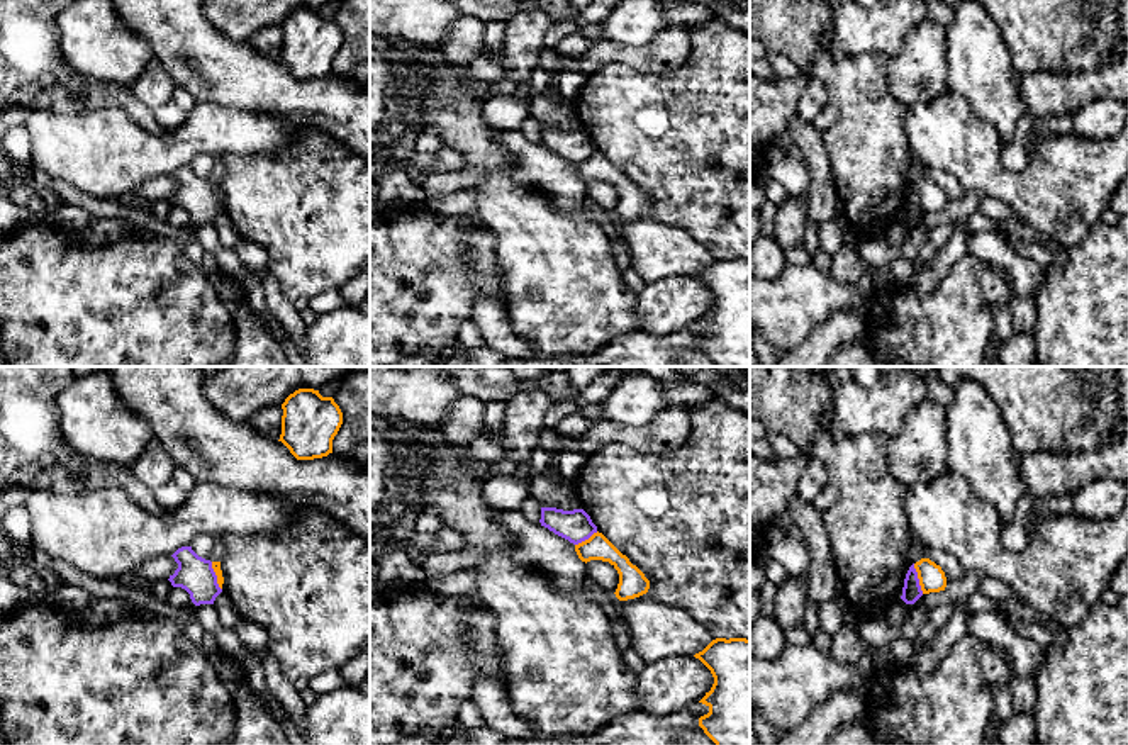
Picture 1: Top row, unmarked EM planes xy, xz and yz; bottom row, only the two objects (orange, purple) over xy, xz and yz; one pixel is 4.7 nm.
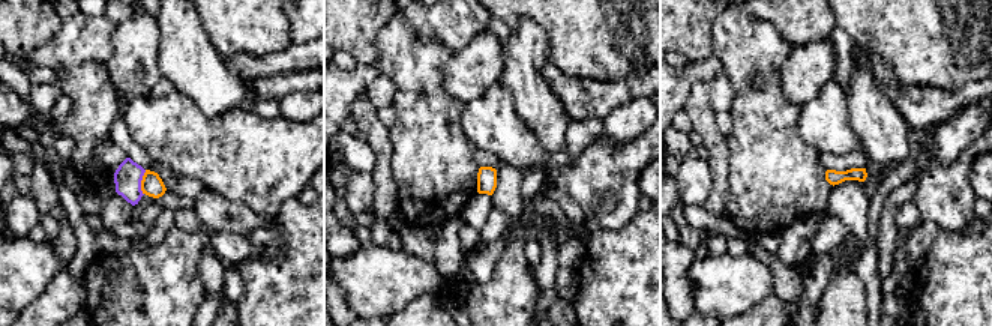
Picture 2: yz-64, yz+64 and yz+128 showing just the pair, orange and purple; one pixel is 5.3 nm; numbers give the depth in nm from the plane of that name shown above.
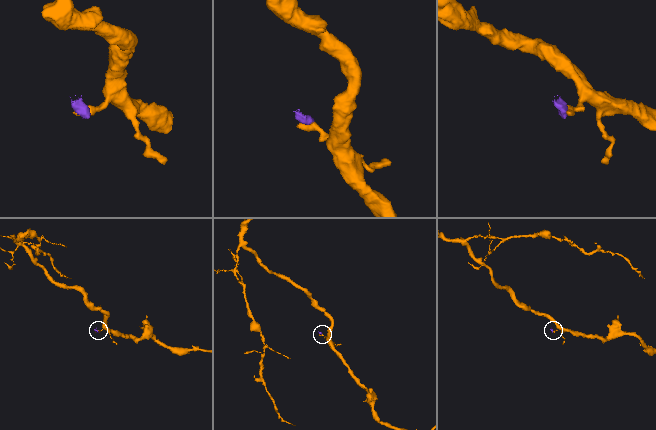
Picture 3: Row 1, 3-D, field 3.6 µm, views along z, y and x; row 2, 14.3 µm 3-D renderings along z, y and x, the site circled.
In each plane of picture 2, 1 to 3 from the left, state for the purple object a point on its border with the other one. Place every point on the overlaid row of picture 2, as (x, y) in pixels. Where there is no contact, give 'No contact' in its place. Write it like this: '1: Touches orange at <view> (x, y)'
1: Touches orange at yz-64 (141, 182)
2: No contact
3: No contact

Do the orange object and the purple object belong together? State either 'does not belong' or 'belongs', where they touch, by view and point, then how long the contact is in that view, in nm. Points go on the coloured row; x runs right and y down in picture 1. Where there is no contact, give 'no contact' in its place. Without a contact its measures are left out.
does not belong | yz (918, 577) | 150 nm

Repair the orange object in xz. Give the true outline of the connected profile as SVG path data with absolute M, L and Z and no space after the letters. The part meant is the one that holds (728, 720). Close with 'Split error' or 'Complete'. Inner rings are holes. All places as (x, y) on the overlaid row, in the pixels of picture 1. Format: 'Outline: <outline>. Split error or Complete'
Outline: M716 638L694 655L712 674L714 684L699 701L709 713L699 718L699 726L716 745L750 745L750 640Z. Complete

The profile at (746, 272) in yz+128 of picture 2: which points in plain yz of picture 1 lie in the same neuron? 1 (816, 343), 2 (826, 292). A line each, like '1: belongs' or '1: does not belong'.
1: does not belong
2: belongs

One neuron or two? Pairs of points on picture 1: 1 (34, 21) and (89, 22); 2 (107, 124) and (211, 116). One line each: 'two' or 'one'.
1: two
2: one

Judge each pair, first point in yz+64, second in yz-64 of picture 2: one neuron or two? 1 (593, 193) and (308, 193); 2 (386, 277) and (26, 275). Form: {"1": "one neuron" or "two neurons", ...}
{"1": "two neurons", "2": "one neuron"}

